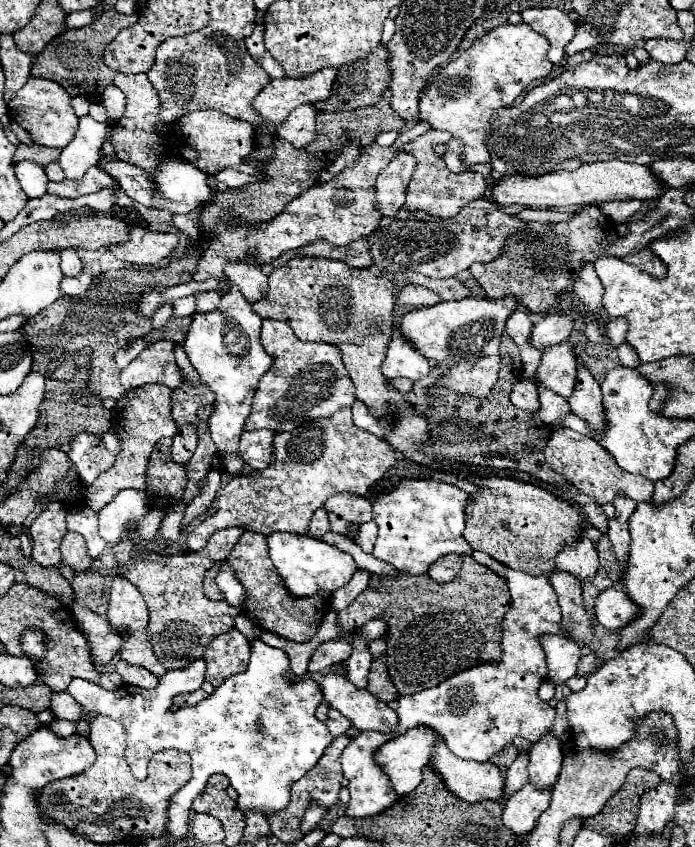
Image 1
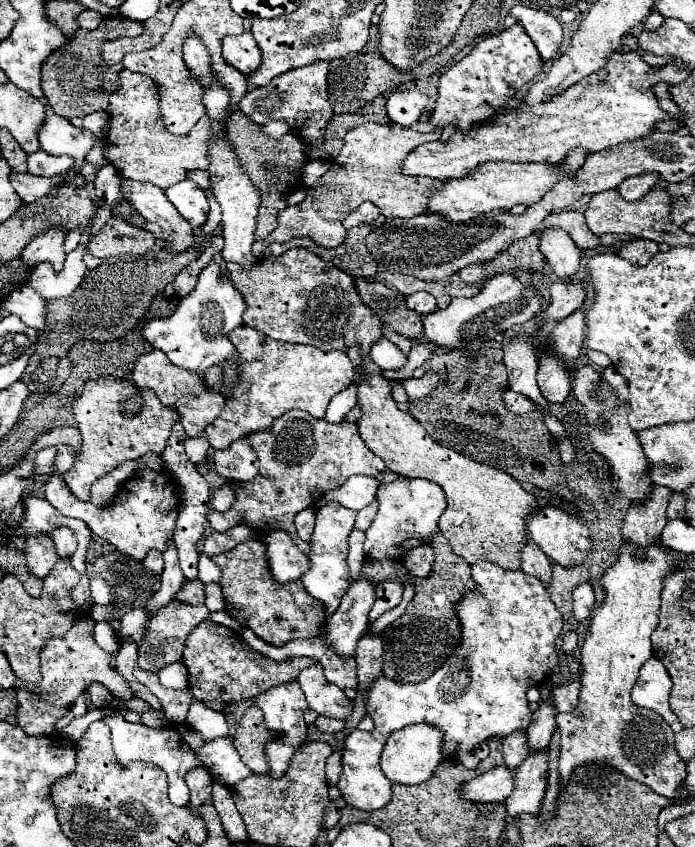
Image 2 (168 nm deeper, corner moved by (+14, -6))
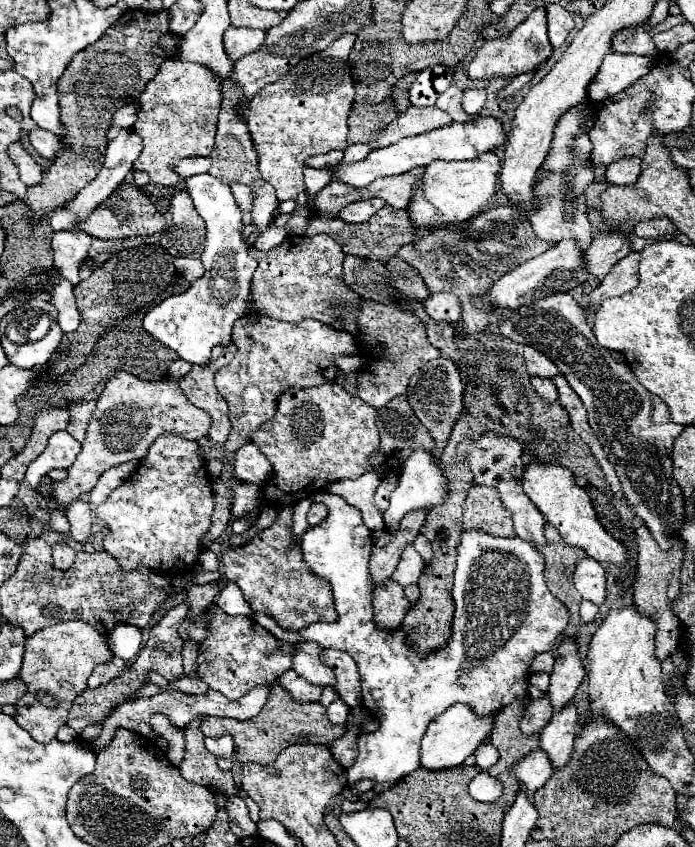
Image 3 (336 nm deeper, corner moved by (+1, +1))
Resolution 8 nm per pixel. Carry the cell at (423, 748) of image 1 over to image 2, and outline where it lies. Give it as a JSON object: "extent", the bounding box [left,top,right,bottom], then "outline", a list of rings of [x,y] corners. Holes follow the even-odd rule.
{"extent":[380,725,444,785],"outline":[[[410,725],[400,731],[394,731],[392,737],[386,741],[386,747],[382,751],[380,767],[390,783],[402,783],[402,785],[418,785],[424,783],[440,761],[444,761],[440,753],[442,733],[436,727],[430,725]]]}

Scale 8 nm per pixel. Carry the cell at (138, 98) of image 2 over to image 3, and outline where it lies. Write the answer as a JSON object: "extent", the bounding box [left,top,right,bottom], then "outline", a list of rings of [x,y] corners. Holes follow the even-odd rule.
{"extent":[133,58,221,186],"outline":[[[169,58],[161,64],[157,76],[147,84],[139,96],[139,112],[133,130],[143,138],[143,152],[135,160],[135,170],[149,174],[151,182],[161,186],[175,186],[179,176],[171,170],[173,162],[187,156],[209,156],[217,130],[217,116],[221,110],[219,78],[211,68]]]}

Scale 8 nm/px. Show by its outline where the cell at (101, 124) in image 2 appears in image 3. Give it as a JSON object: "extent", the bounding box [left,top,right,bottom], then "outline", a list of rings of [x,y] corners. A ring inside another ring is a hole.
{"extent":[111,104,137,128],"outline":[[[127,104],[115,112],[111,124],[117,124],[121,128],[131,128],[135,124],[135,112],[137,112],[137,104]]]}

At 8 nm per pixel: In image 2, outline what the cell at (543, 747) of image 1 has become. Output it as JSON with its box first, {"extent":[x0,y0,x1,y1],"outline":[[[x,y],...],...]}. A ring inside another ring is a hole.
{"extent":[526,701,556,755],"outline":[[[542,701],[542,703],[540,703],[540,709],[534,711],[534,719],[532,719],[532,723],[530,723],[528,731],[526,731],[530,755],[548,749],[552,731],[554,731],[554,727],[556,727],[554,715],[556,715],[556,711],[554,711],[554,707],[552,707],[552,701]]]}

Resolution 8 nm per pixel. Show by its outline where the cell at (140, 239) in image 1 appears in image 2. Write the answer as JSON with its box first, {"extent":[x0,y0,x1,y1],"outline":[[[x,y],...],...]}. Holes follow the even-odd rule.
{"extent":[88,219,156,259],"outline":[[[108,219],[104,229],[88,243],[88,251],[98,259],[118,255],[144,255],[156,245],[156,237],[142,229],[130,229],[128,223]]]}

